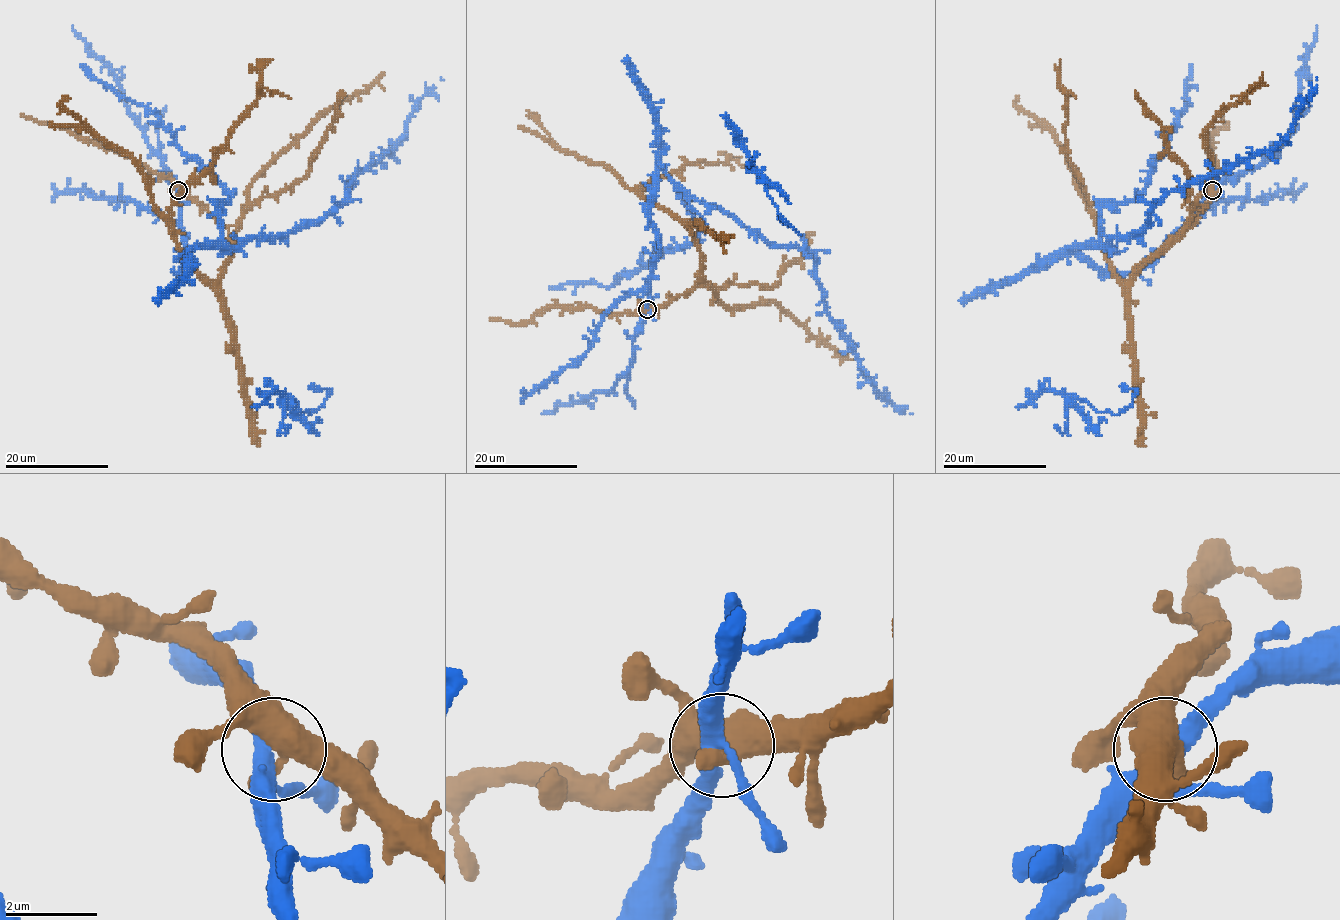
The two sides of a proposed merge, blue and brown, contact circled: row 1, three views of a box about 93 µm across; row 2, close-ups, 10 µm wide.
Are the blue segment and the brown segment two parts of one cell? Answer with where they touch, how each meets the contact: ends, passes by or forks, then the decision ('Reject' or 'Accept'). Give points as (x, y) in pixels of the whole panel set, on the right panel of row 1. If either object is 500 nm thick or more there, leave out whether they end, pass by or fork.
Place: (1212, 190). Reject

